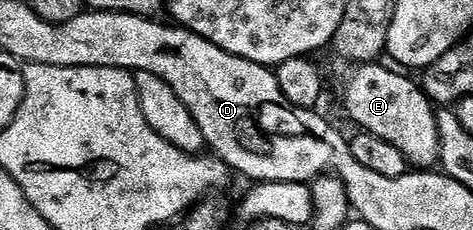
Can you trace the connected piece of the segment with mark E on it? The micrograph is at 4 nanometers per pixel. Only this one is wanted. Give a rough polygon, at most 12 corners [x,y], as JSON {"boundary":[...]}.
{"boundary":[[363,63],[343,103],[416,170],[440,164],[436,106],[402,72]]}

